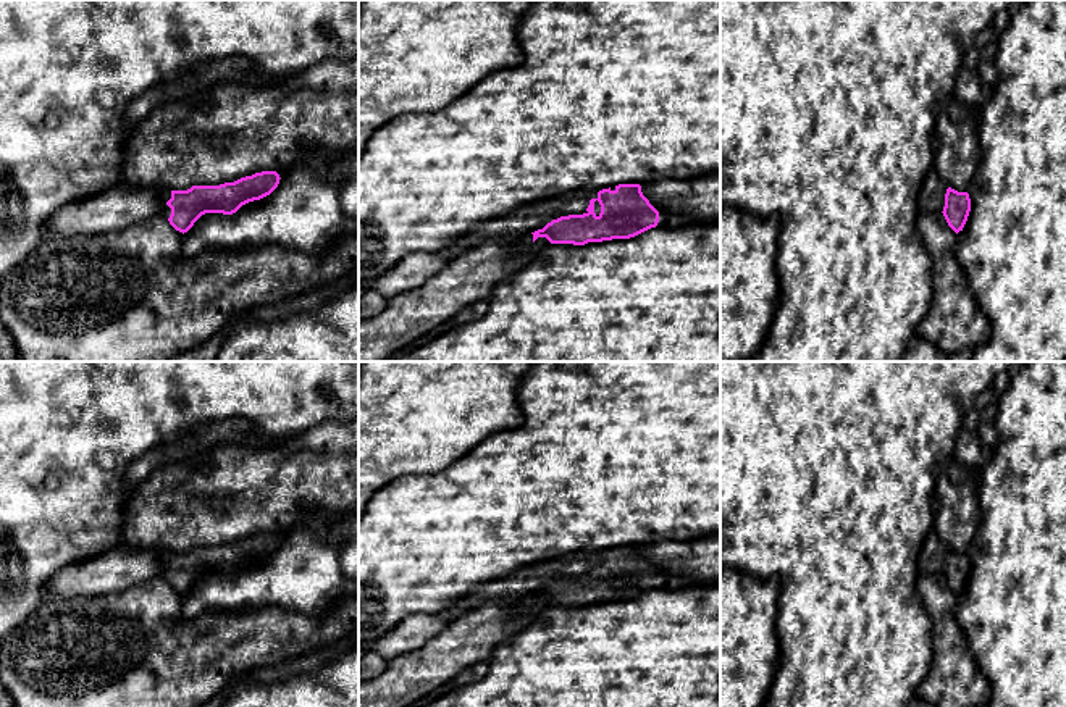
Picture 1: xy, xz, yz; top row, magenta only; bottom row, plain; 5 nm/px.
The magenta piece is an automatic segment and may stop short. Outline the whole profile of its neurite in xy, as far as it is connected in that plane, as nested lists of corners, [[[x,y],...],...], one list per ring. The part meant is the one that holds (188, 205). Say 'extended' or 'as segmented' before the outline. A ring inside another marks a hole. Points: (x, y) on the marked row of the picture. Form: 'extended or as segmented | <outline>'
extended | [[[262,171],[220,186],[192,186],[187,190],[162,189],[160,215],[184,234],[205,213],[233,215],[242,205],[270,195],[279,179],[281,171]]]

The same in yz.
as segmented | [[[951,187],[945,194],[943,216],[948,226],[958,234],[963,231],[971,211],[971,199],[967,192],[958,192]]]

